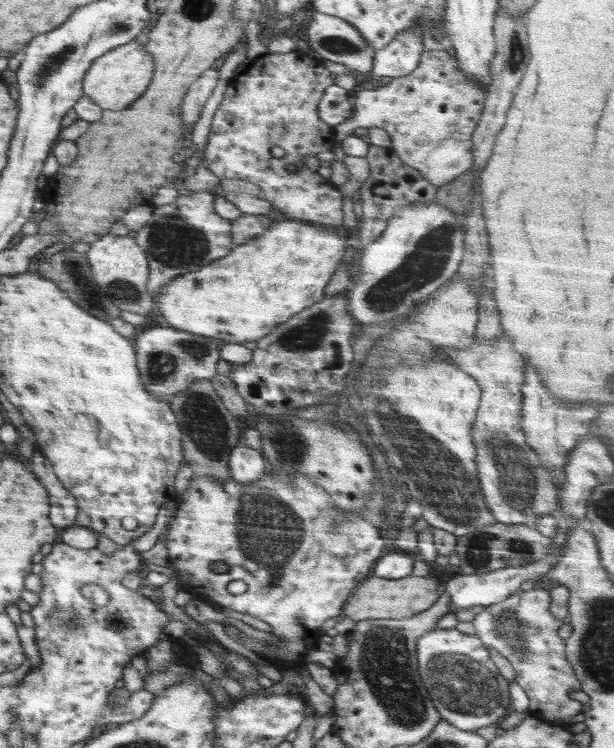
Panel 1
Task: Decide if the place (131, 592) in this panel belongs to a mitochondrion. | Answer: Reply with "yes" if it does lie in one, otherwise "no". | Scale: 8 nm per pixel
no

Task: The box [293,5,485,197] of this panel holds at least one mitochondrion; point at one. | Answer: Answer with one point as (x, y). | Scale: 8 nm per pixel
(333, 43)

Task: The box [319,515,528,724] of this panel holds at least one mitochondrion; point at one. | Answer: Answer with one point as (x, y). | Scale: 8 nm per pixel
(466, 686)

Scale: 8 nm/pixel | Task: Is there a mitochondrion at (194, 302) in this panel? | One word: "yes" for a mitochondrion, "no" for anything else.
no

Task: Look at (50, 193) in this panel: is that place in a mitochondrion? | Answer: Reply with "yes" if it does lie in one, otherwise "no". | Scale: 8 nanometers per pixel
no

